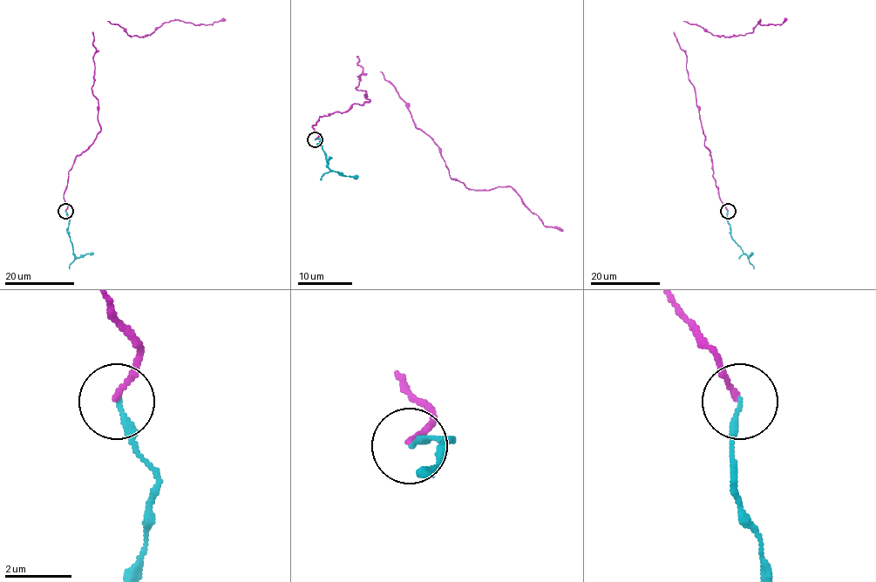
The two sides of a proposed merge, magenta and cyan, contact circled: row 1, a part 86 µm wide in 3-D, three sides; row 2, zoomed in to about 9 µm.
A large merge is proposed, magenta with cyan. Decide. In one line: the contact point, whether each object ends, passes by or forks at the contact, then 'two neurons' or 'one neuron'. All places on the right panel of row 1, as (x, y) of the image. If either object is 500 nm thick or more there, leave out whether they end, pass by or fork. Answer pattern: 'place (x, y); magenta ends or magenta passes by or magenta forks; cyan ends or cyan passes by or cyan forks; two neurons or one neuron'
place (728, 211); magenta ends; cyan ends; one neuron

